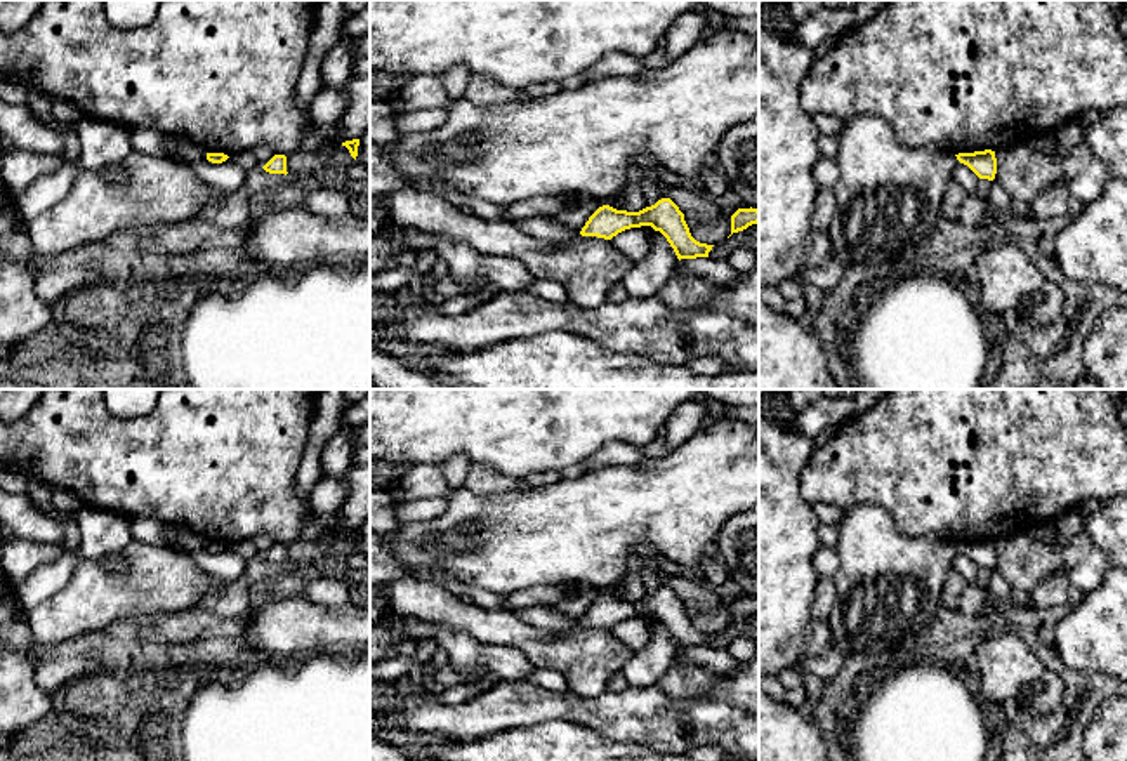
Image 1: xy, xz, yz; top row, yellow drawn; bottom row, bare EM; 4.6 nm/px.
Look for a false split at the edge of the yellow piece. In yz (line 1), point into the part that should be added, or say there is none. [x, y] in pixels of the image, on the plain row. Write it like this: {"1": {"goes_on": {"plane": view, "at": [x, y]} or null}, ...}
{"1": {"goes_on": null}}

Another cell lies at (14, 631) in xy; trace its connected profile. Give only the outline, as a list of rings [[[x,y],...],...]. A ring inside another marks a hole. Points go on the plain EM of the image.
[[[0,556],[0,641],[10,648],[28,648],[35,641],[26,622],[26,610],[16,599],[12,584],[3,573]]]

